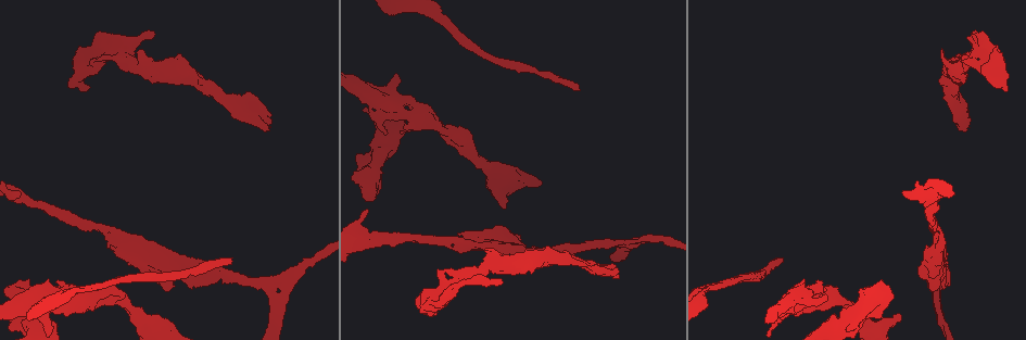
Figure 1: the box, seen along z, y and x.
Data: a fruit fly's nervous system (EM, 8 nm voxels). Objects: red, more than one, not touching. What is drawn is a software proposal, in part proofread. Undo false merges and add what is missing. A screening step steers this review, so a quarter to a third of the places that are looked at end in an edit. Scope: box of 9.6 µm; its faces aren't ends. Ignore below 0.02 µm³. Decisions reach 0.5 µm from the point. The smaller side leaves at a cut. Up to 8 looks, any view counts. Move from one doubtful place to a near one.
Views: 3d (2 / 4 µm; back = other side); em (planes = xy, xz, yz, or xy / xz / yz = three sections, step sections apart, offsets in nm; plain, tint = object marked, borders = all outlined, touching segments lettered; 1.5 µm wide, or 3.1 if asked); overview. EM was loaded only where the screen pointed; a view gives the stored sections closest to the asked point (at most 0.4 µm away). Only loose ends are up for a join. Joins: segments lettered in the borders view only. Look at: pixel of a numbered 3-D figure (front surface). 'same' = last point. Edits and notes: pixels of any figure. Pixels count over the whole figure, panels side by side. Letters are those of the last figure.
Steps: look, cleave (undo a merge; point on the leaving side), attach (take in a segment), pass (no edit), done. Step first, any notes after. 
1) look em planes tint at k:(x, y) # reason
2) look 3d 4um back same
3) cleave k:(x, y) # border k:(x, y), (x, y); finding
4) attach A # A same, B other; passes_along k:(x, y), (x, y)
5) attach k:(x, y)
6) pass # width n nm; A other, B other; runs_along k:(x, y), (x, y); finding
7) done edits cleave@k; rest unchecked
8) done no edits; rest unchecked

look 3d 2um at 1:(826, 309) # free end

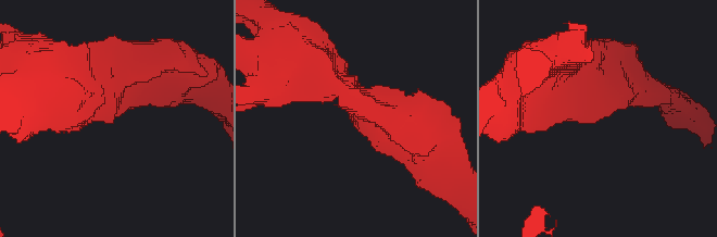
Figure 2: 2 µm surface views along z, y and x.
look em planes borders at 2:(594, 122) # arm_widths 260, 280 nm

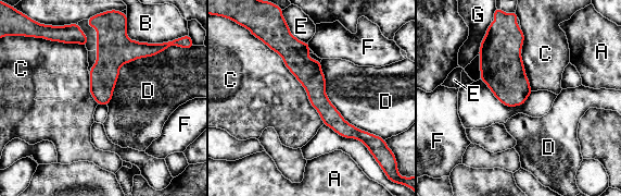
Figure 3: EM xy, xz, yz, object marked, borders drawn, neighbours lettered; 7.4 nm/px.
pass # A other, B other, C other, D other, E other, F other, G other; border 3:(319, 62), (329, 101), (374, 134); no lettered segment goes on from it

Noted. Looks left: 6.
look em xy step 8 borders at 1:(230, 259) # long arm stops here

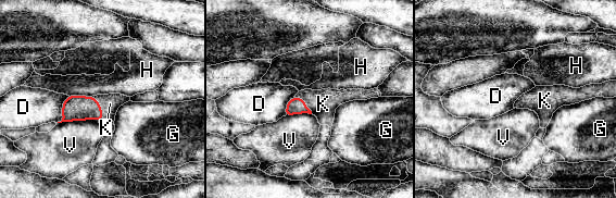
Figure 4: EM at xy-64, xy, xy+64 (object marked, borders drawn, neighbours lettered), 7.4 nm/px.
look em planes borders same # cut it another way

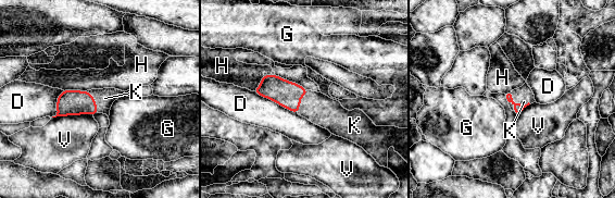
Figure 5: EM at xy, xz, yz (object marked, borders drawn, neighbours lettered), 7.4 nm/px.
attach K # D other, G other, H other, K same, V other; passes_along 5:(518, 109), (517, 103), (523, 95); the neuron continues

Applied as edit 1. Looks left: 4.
look overview

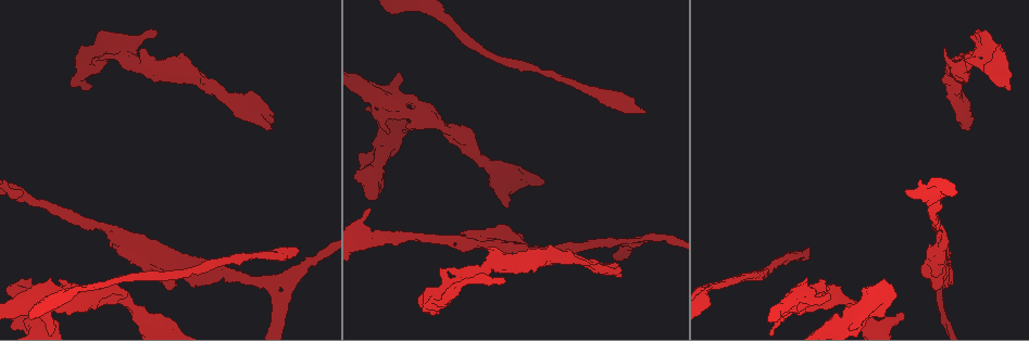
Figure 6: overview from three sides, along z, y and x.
look 3d 4um at 6:(299, 251)

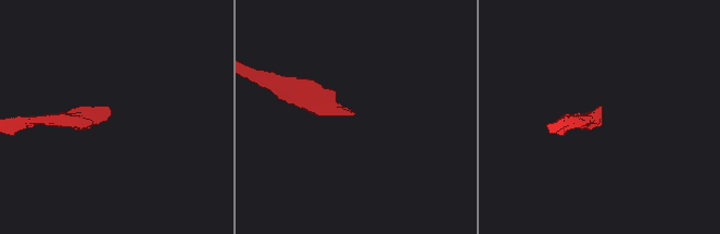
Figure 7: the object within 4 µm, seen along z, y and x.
look em yz step 8 borders at 7:(352, 115) # need the tissue

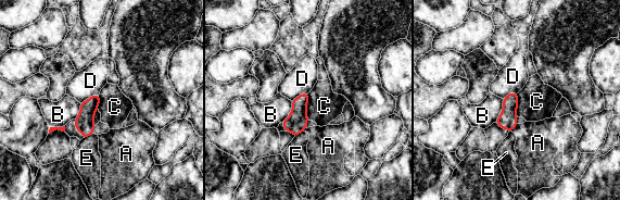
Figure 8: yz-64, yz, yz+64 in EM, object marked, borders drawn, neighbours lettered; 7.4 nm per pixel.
look em xz step 8 borders same # another direction

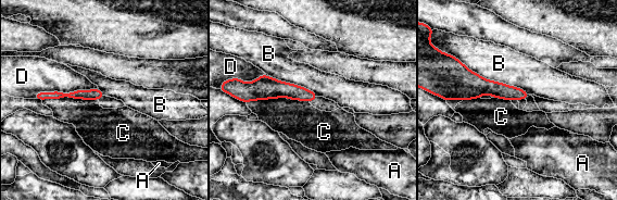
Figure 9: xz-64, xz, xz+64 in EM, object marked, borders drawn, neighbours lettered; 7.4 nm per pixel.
attach C # A other, B other, C same, D other; passes_along 9:(264, 87), (277, 97), (299, 121); it goes on there

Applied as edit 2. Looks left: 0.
done edits attach@5, attach@9; rest unchecked

